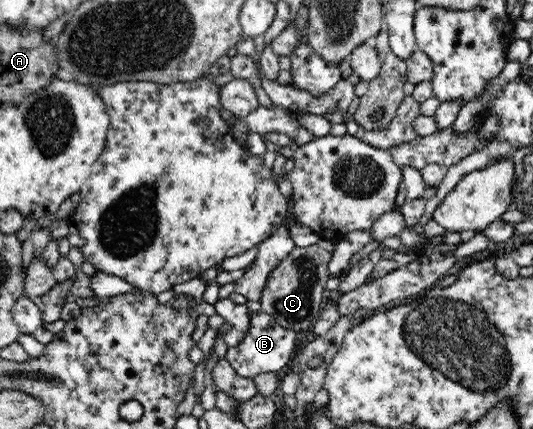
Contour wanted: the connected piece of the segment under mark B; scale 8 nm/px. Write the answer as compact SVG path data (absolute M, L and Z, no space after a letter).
M251 311L248 329L242 341L235 346L228 347L226 358L237 374L245 378L253 378L267 372L283 373L287 371L287 364L291 357L295 357L297 353L295 336L297 336L296 330L284 327L269 314L263 311Z

